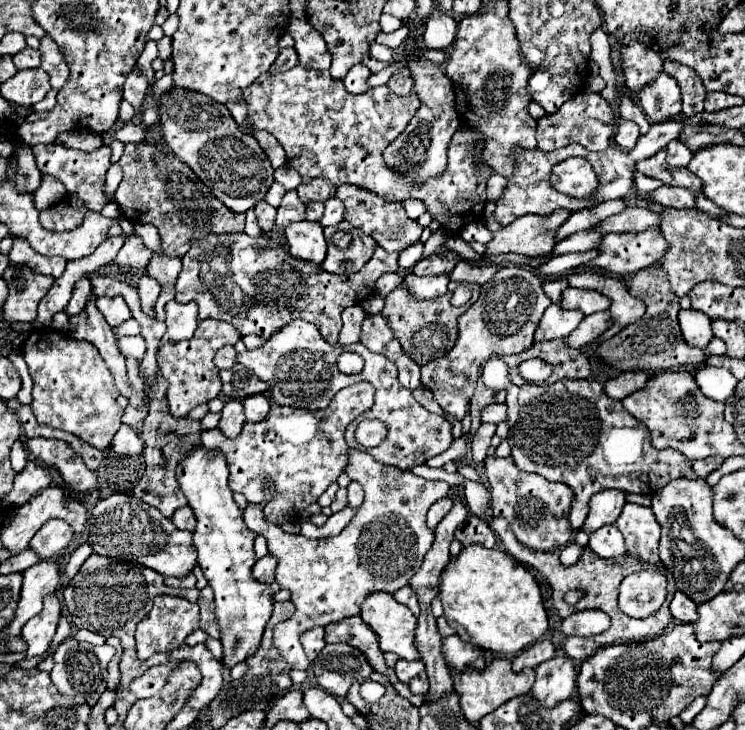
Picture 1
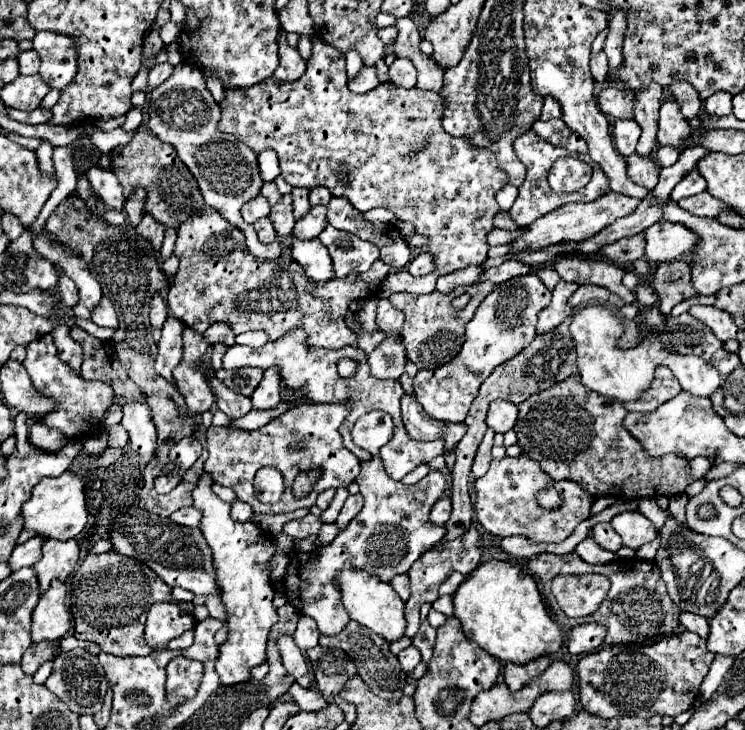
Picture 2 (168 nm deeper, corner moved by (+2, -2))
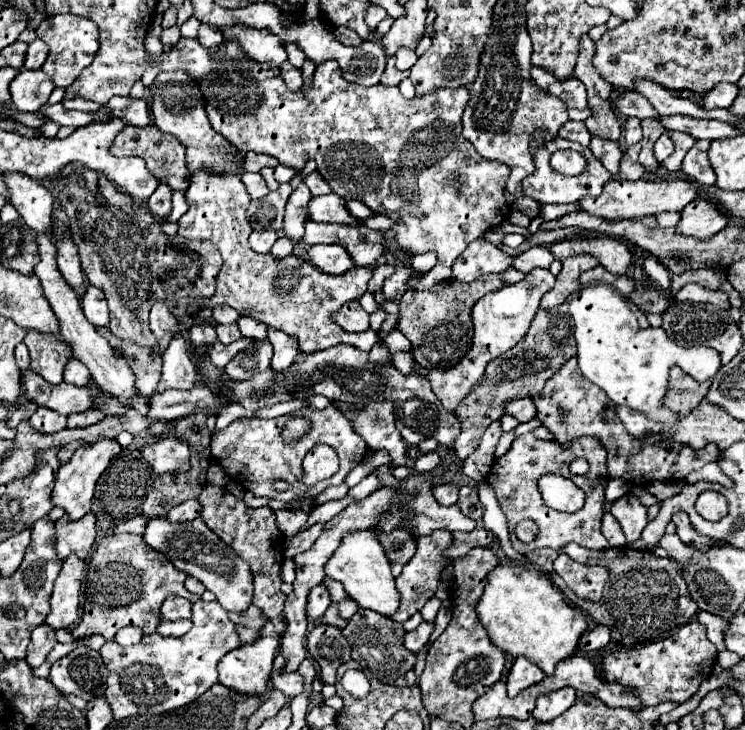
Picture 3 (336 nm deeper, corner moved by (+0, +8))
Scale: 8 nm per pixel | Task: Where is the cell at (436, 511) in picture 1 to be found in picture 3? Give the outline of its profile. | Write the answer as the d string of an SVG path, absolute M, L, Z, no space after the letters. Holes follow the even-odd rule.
M435 484L433 486L433 494L435 494L437 502L443 504L443 506L455 504L457 502L457 492L459 492L459 488L453 486L453 484Z

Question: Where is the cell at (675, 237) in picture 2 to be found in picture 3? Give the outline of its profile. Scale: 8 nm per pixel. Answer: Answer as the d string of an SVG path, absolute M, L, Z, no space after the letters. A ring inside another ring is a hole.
M695 200L681 212L681 222L677 224L677 232L693 238L709 238L717 234L721 228L727 228L729 218L719 210L719 206L711 200Z

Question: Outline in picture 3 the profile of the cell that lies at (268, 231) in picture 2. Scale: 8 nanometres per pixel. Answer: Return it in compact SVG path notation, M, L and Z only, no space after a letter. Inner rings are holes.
M263 230L263 232L253 232L249 236L249 244L251 248L257 252L257 254L269 254L271 252L271 246L275 244L277 240L277 232L273 230Z

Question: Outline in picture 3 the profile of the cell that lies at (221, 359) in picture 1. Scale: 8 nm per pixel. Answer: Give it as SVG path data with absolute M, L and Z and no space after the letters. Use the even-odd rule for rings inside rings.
M233 322L233 324L217 324L215 328L217 328L217 338L219 338L221 344L231 344L231 342L241 338L237 322Z

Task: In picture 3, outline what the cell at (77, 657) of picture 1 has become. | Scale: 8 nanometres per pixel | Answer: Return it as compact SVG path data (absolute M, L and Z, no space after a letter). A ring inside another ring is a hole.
M77 648L51 666L49 680L59 692L75 694L89 702L105 694L107 668L99 652L91 648Z

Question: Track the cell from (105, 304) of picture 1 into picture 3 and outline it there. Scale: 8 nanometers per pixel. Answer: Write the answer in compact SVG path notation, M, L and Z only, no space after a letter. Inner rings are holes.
M89 286L81 300L81 306L83 306L83 312L91 324L109 326L109 308L105 302L105 294L101 290Z

